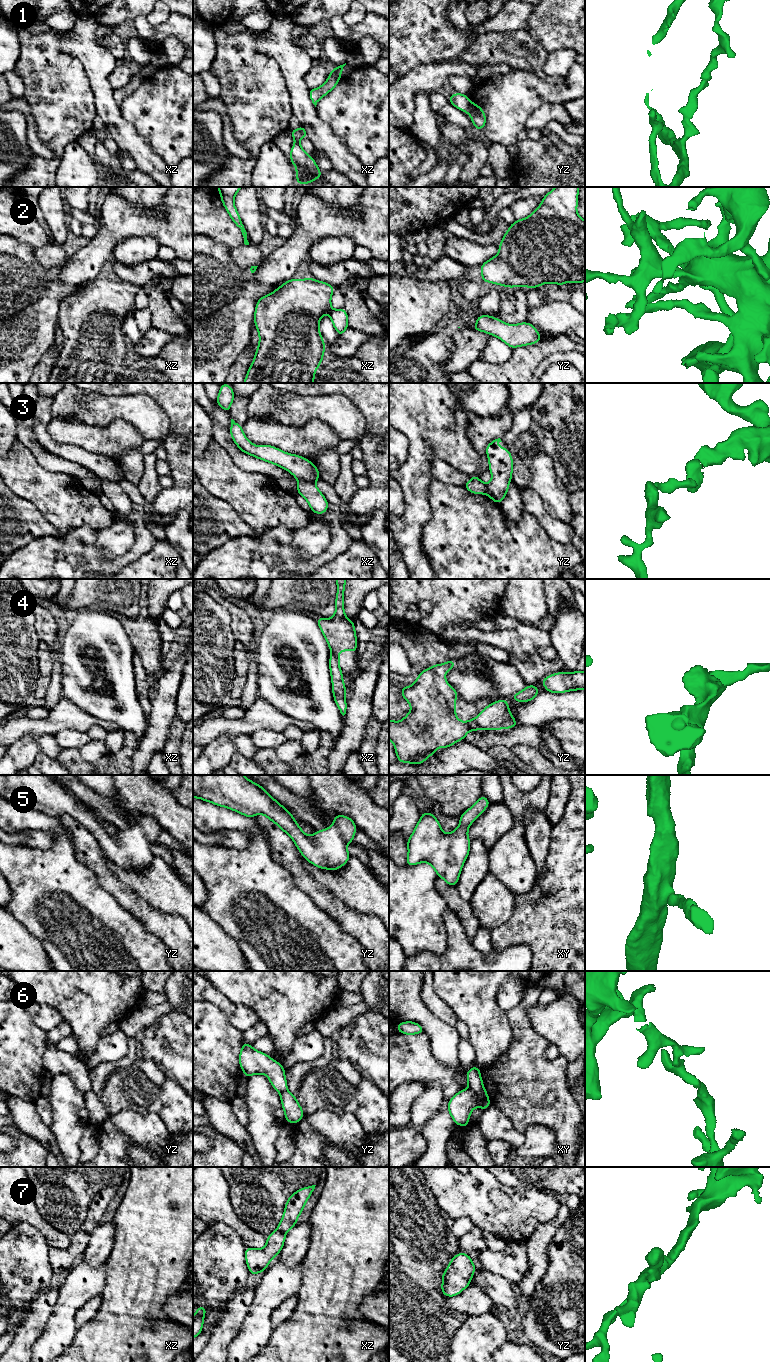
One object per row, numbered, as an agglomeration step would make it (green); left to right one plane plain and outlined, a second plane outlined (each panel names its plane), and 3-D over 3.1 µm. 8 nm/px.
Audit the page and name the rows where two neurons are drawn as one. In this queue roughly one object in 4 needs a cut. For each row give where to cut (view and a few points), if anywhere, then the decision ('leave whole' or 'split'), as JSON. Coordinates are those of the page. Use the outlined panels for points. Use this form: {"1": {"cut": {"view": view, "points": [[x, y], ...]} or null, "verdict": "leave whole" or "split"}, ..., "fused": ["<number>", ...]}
{"1": {"cut": {"view": "yz", "points": [[471, 103], [469, 113]]}, "verdict": "split"}, "2": {"cut": null, "verdict": "leave whole"}, "3": {"cut": {"view": "xz", "points": [[299, 479], [312, 482]]}, "verdict": "split"}, "4": {"cut": {"view": "yz", "points": [[473, 719], [469, 728]]}, "verdict": "split"}, "5": {"cut": null, "verdict": "leave whole"}, "6": {"cut": {"view": "xy", "points": [[469, 1088], [488, 1099]]}, "verdict": "split"}, "7": {"cut": null, "verdict": "leave whole"}, "fused": ["1", "3", "4", "6"]}

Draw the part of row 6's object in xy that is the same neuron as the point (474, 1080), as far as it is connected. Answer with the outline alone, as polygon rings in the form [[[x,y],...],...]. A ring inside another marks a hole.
[[[478,1066],[470,1068],[466,1073],[466,1077],[469,1089],[473,1090],[482,1098],[489,1099],[488,1094],[483,1085],[483,1081],[480,1074],[480,1068]]]

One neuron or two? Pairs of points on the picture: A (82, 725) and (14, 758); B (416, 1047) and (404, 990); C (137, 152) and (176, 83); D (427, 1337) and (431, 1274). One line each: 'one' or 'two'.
A: two
B: two
C: two
D: one

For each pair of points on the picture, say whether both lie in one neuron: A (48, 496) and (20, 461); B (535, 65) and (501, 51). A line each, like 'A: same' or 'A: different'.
A: same
B: same

